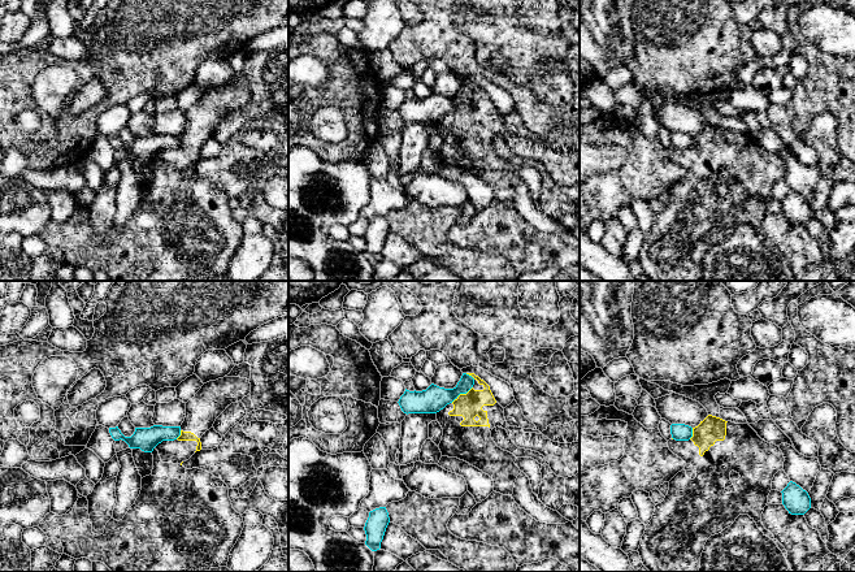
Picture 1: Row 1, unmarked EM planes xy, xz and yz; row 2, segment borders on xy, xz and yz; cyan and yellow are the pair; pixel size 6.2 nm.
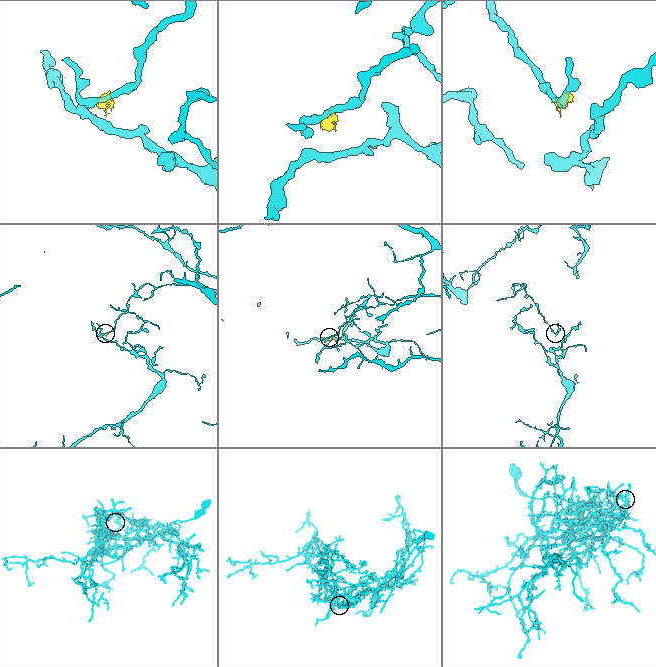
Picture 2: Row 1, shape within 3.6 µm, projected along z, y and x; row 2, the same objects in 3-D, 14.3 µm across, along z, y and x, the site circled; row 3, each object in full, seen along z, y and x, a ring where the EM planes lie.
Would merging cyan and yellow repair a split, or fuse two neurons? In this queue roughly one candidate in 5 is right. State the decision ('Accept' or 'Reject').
Reject

